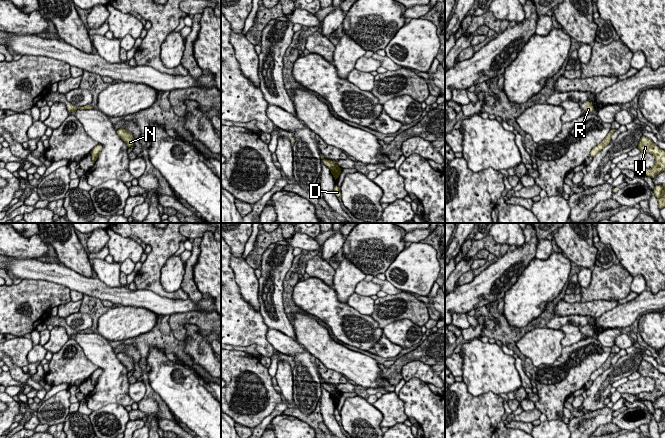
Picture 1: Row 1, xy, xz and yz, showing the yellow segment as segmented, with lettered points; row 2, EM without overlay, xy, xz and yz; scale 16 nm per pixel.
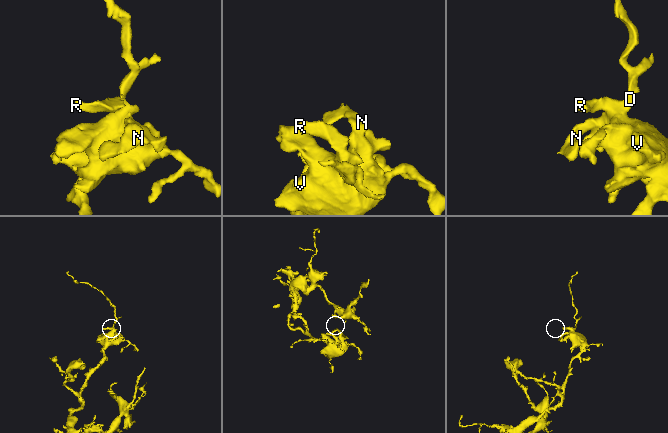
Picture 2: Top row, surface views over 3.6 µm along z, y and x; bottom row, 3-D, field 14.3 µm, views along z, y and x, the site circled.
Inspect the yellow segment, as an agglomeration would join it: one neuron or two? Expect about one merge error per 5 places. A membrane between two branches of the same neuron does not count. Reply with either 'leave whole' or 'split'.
leave whole

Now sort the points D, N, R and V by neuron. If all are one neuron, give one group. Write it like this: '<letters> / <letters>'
D N R V

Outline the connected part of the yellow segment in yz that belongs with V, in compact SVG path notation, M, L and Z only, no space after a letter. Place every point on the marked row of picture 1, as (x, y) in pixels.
M642 136L638 144L638 148L643 153L650 153L655 157L654 166L651 169L646 169L642 176L656 177L657 174L665 170L665 150L660 149L650 138Z

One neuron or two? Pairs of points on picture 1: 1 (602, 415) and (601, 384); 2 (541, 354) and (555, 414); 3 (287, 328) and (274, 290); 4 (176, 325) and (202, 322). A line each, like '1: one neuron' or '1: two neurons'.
1: two neurons
2: two neurons
3: one neuron
4: one neuron

